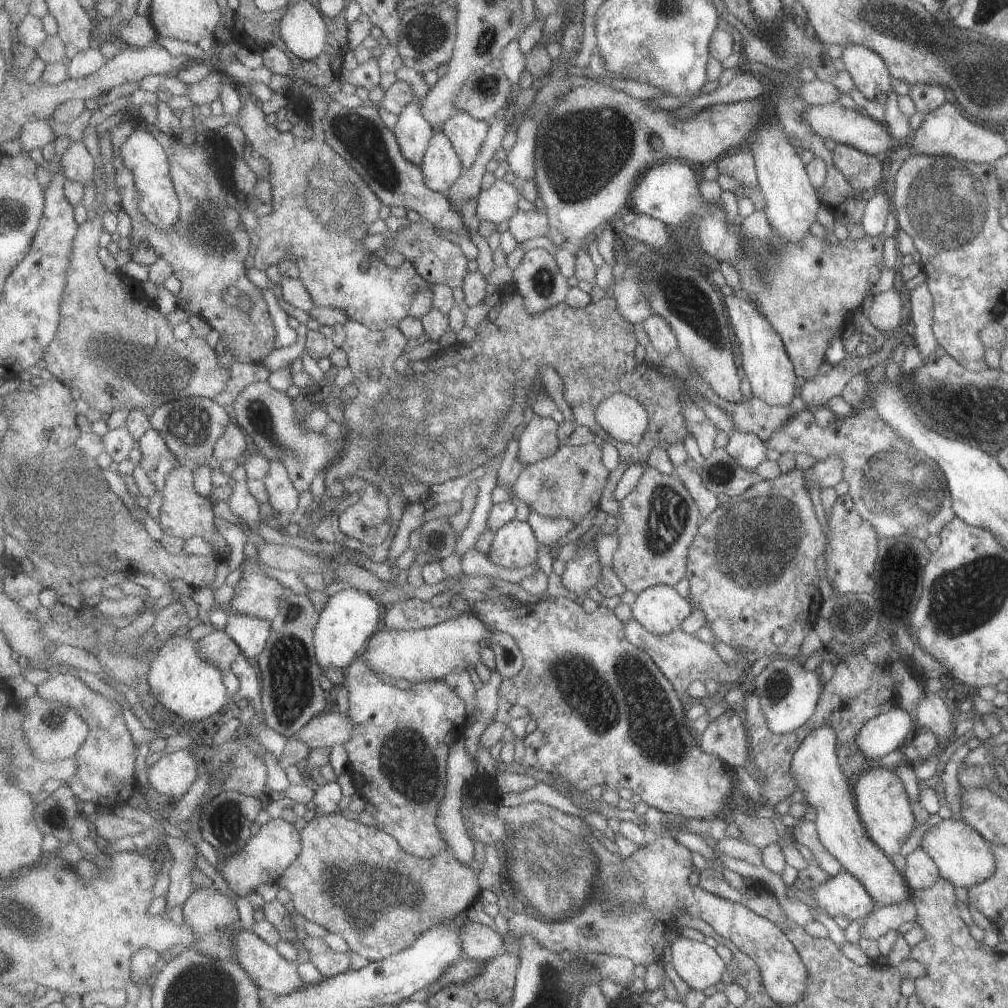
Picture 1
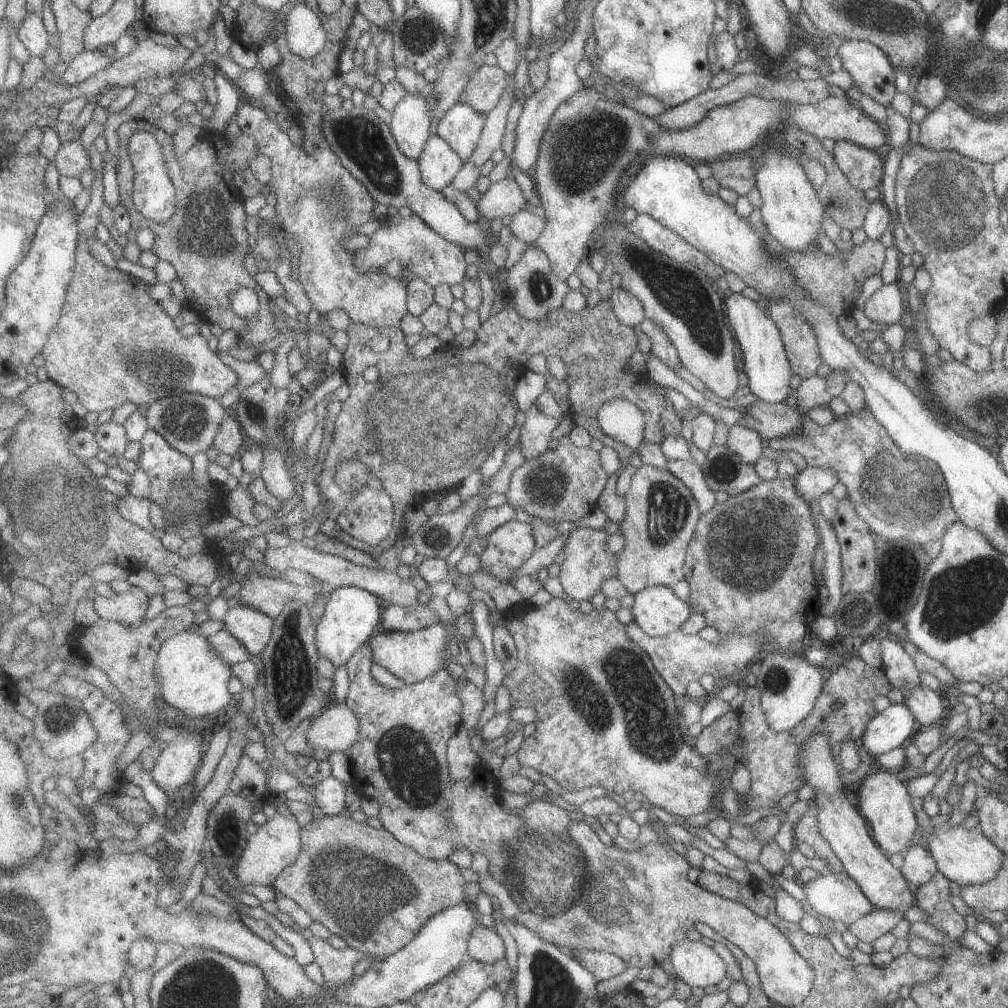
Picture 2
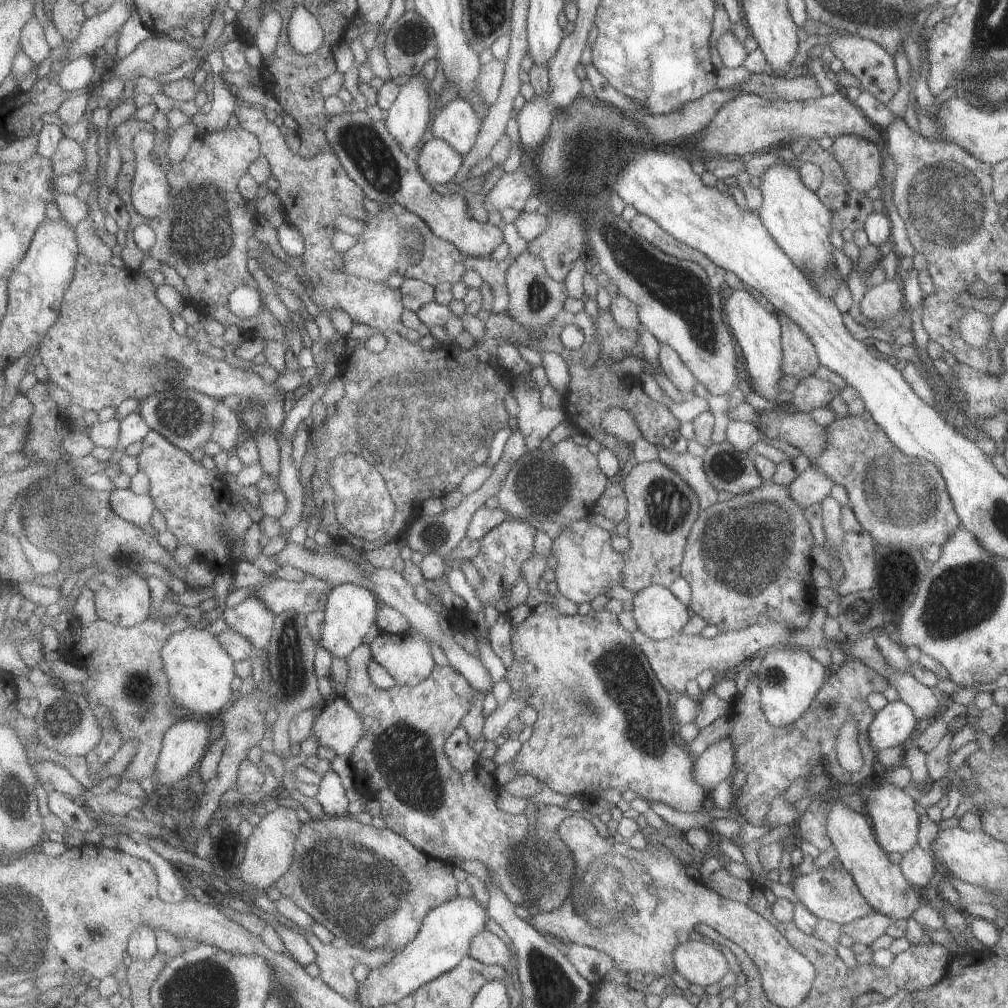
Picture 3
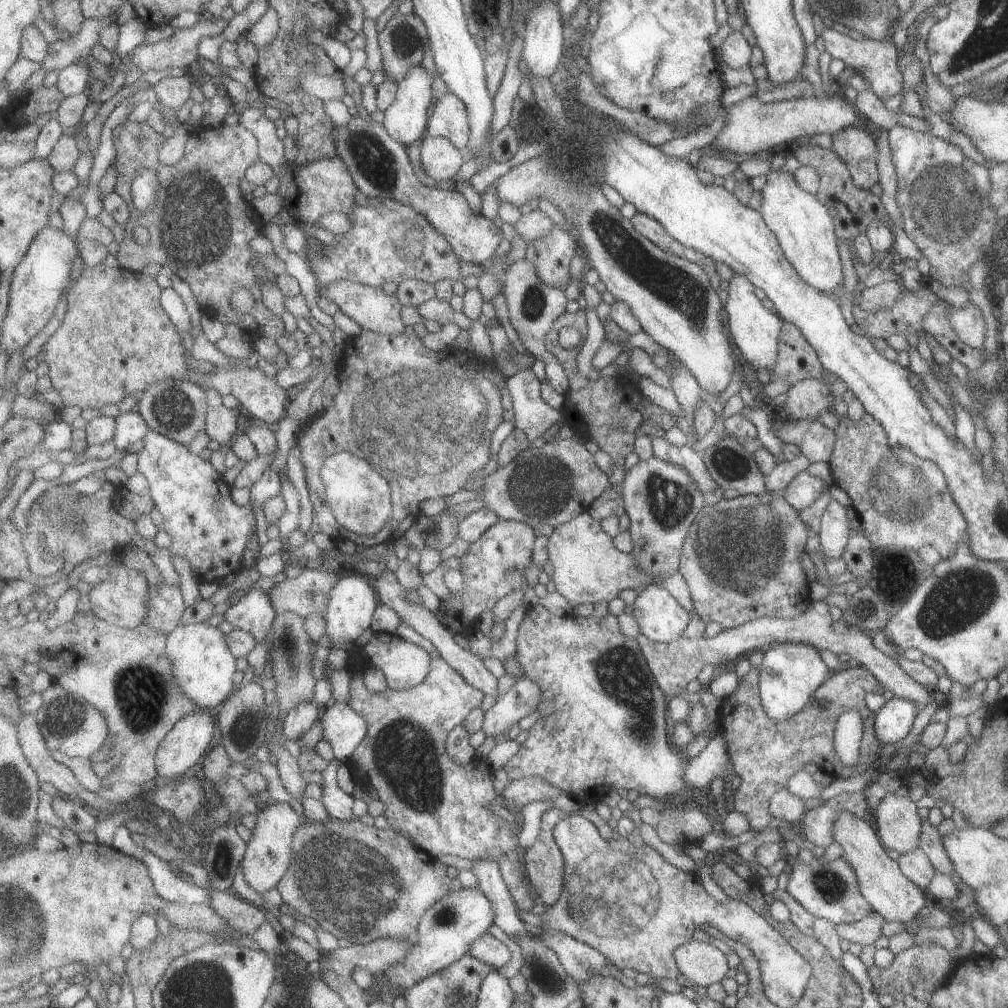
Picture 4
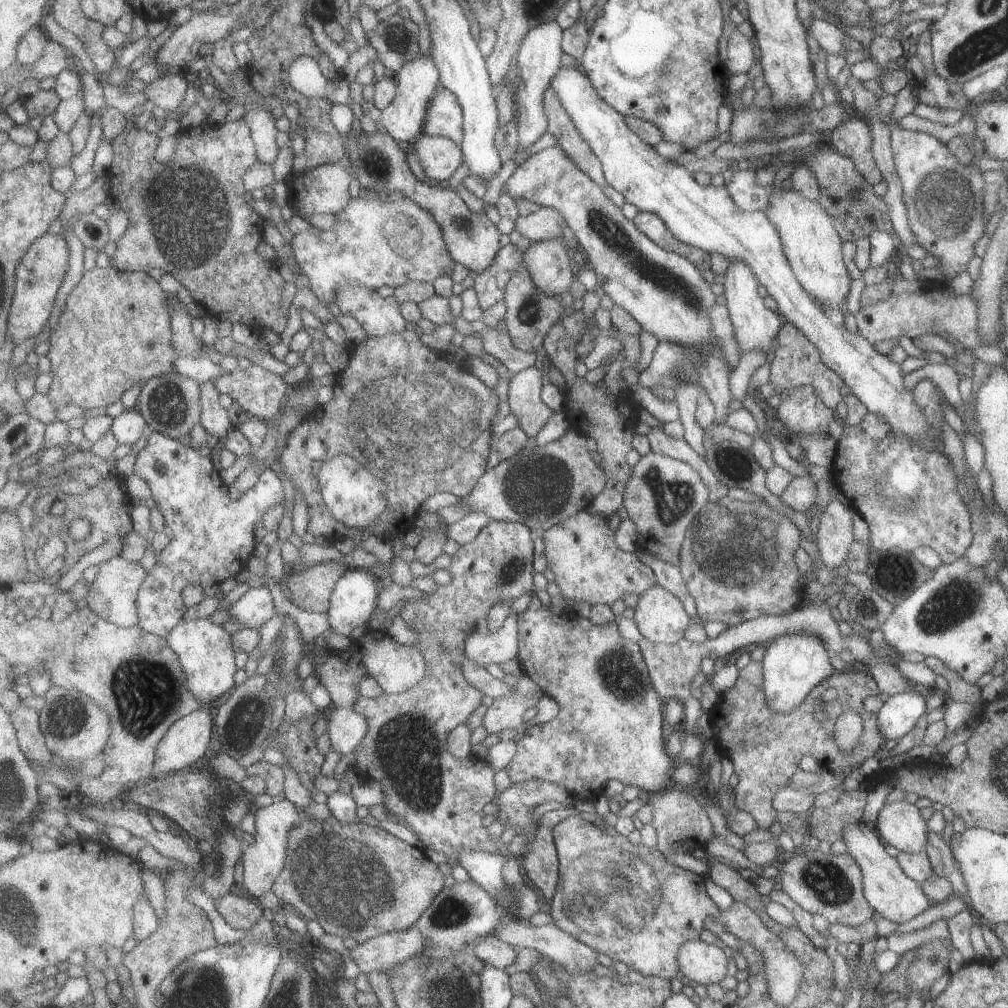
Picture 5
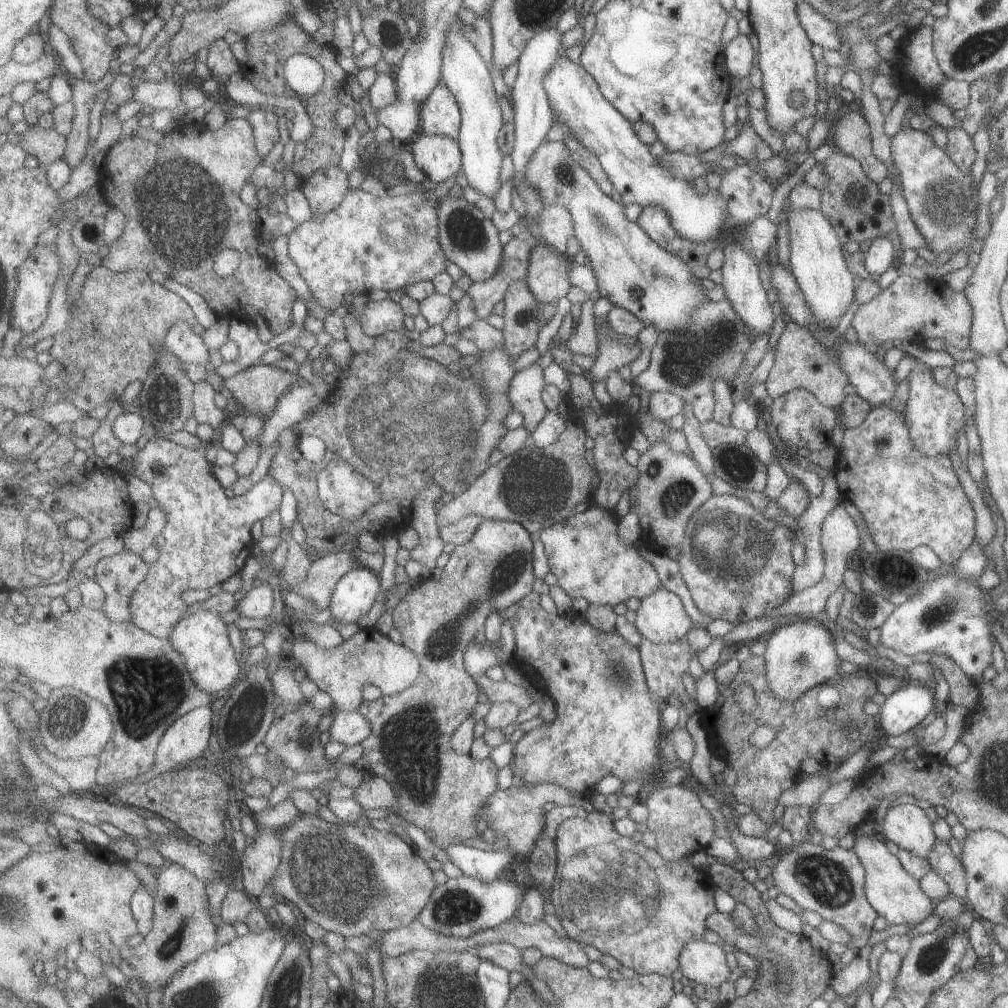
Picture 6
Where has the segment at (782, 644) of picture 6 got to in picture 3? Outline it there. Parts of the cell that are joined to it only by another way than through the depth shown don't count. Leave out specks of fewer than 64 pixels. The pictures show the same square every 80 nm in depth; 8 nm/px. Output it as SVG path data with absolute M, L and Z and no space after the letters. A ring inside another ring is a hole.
M793 645L784 646L783 650L776 648L770 650L763 656L760 671L757 673L761 690L761 703L765 717L774 726L789 726L796 722L811 708L813 702L816 701L817 694L821 691L821 684L825 681L825 668L811 656L811 652L807 648L795 647Z

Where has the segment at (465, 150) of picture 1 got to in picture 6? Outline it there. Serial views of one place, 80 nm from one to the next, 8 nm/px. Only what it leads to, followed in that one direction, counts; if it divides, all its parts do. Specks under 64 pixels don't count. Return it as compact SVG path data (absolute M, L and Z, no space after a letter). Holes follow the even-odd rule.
M442 82L421 106L423 133L458 138L461 124L460 104L453 92Z

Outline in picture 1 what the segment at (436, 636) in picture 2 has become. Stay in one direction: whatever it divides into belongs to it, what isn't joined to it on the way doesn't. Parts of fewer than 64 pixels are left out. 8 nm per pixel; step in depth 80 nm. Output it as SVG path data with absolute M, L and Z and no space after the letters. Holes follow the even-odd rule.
M472 612L463 613L442 624L420 630L393 630L383 627L369 640L365 655L371 657L371 661L378 673L384 673L395 679L405 679L413 684L427 680L445 679L453 670L475 670L477 662L481 660L480 643L487 636L486 625Z

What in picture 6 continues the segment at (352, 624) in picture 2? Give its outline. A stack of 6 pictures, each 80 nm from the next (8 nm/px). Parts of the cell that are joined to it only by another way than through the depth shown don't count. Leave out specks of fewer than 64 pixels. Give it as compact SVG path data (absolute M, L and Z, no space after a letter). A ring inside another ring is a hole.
M357 567L339 580L330 602L331 613L339 624L353 624L369 614L382 591L379 574Z

